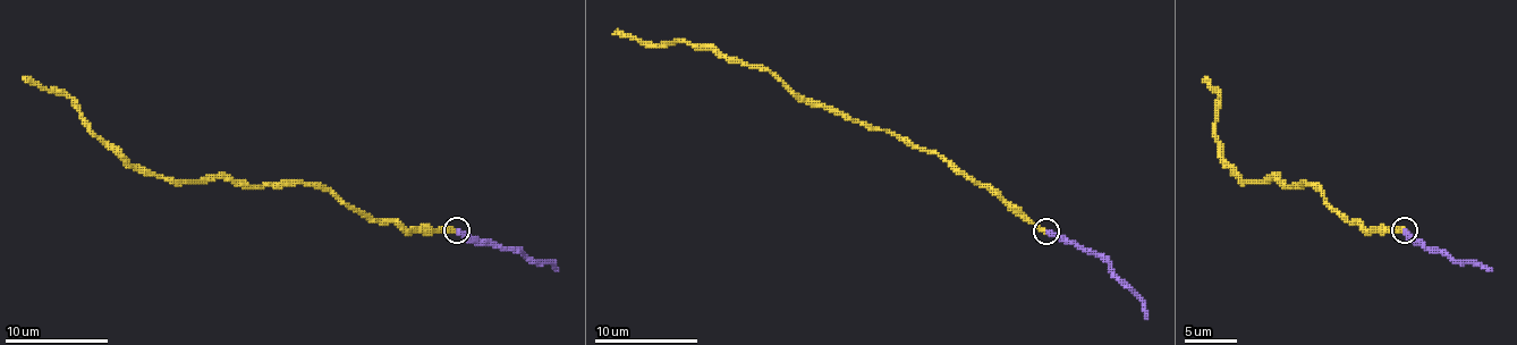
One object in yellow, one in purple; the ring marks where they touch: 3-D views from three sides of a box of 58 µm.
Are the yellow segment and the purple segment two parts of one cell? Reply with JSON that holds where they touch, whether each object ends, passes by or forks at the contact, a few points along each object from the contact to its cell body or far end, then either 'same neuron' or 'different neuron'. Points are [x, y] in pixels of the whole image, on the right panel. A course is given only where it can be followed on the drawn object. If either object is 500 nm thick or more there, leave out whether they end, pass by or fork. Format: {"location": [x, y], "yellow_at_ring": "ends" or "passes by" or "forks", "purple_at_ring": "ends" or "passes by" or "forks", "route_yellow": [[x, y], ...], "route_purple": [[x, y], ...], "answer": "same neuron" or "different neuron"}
{"location": [1405, 230], "yellow_at_ring": "ends", "purple_at_ring": "ends", "route_yellow": [[1404, 229], [1367, 229], [1347, 221], [1308, 183], [1244, 181], [1222, 157], [1215, 134], [1218, 98], [1208, 76]], "route_purple": [[1406, 229], [1424, 247], [1446, 250], [1456, 260], [1471, 260], [1492, 270]], "answer": "different neuron"}

